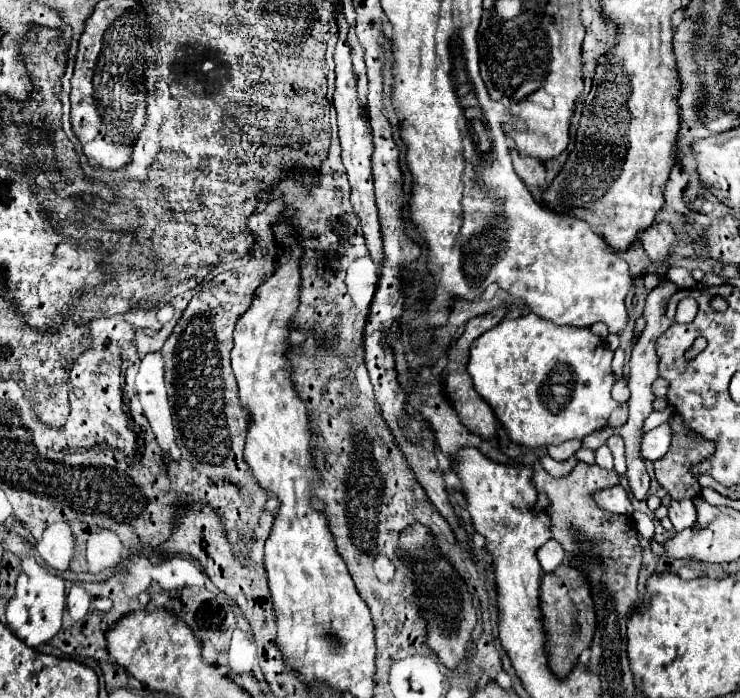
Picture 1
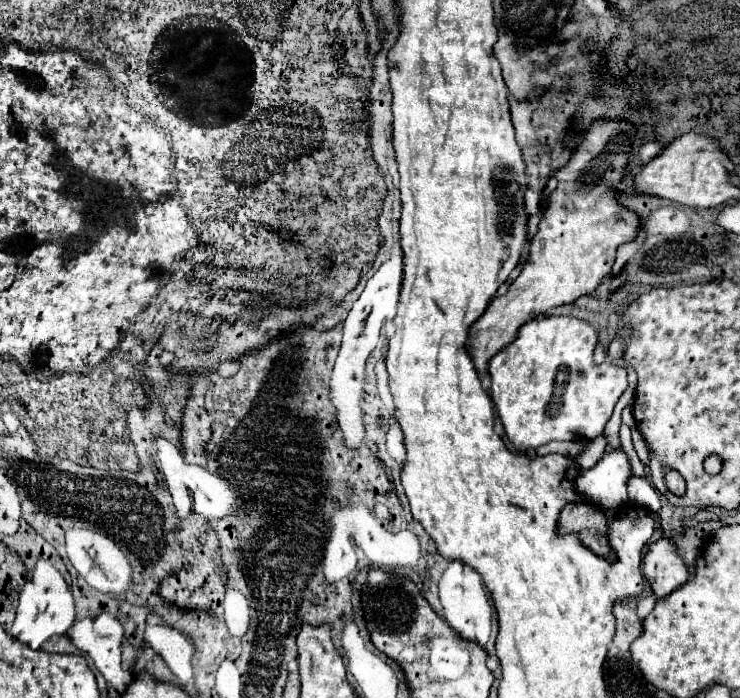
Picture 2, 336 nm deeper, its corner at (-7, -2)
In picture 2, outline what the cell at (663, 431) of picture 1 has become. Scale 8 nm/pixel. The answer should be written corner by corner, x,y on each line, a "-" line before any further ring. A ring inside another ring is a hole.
613,448
599,460
599,464
579,472
575,480
577,494
599,508
619,508
629,502
627,482
631,476
627,452
623,448

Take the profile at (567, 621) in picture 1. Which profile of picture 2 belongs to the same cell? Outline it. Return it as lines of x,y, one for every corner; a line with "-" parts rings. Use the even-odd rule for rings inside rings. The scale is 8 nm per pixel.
577,500
577,504
567,506
561,512
557,532
561,536
565,534
579,536
581,544
587,546
591,552
595,552
599,558
607,562
615,562
615,552
611,550
607,538
605,512
595,508
593,504
583,504
581,500

